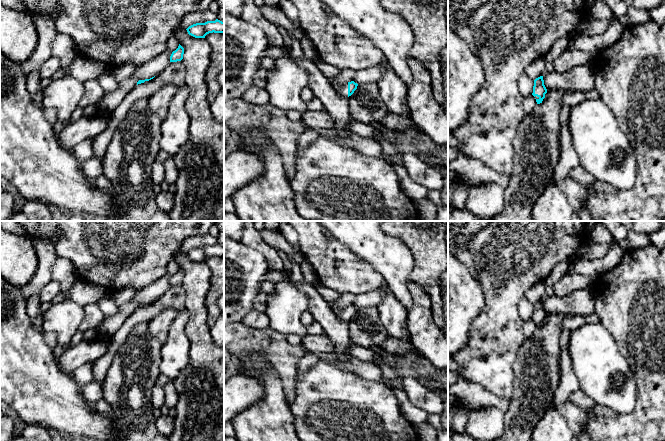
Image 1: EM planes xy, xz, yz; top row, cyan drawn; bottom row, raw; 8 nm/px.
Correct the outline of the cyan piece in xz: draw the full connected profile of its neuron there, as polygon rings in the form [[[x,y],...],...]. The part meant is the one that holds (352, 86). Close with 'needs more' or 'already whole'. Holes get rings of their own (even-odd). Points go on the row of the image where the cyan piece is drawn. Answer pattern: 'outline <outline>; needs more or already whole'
outline [[[354,81],[344,84],[343,88],[337,91],[337,94],[341,97],[349,97],[357,89],[358,84]]]; needs more

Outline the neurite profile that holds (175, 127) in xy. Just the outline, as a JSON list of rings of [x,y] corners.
[[[186,85],[179,87],[173,96],[167,116],[161,124],[160,149],[169,156],[174,156],[185,144],[189,137],[189,115],[185,110],[185,103],[189,95]]]

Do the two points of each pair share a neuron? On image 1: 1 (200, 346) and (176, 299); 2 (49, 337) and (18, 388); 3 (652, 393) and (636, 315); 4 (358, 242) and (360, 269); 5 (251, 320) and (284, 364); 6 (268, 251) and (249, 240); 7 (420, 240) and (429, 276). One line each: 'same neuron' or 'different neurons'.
1: different neurons
2: different neurons
3: same neuron
4: different neurons
5: different neurons
6: same neuron
7: same neuron

